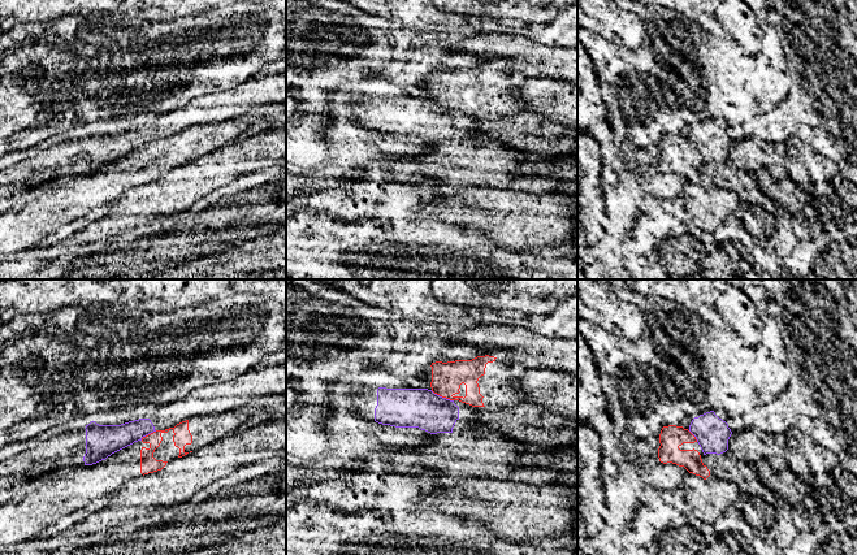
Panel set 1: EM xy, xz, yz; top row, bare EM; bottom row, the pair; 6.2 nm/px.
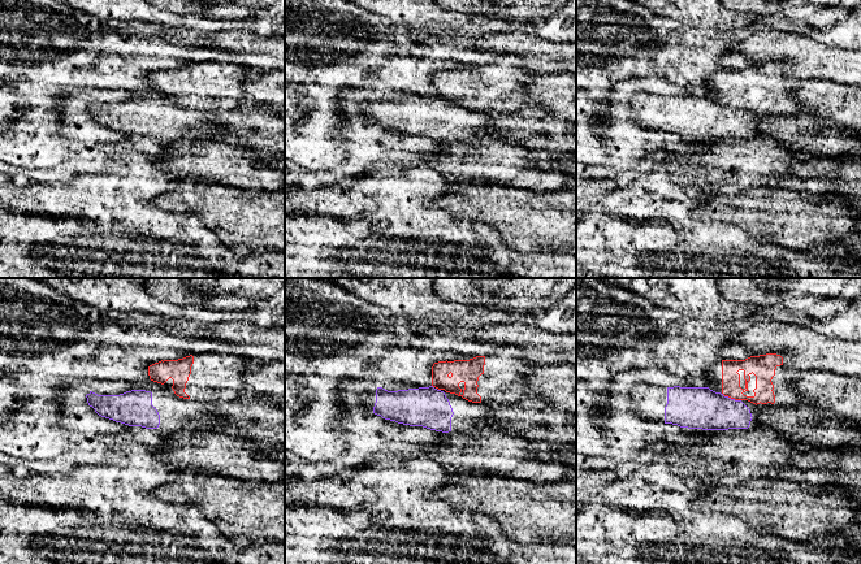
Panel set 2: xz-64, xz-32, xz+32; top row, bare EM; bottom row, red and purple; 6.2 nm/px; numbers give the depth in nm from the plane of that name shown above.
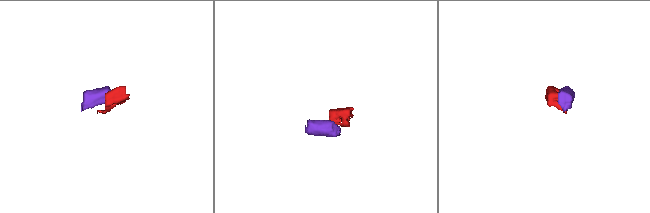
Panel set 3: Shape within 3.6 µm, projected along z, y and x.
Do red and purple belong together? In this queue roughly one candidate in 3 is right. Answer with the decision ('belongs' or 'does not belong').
does not belong

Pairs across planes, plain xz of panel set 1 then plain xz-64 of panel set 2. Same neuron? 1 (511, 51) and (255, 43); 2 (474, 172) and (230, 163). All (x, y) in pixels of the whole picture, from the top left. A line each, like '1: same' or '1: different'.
1: same
2: same

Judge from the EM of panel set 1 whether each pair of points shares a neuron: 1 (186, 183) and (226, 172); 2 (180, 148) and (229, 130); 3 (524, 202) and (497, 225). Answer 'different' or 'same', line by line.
1: same
2: same
3: same

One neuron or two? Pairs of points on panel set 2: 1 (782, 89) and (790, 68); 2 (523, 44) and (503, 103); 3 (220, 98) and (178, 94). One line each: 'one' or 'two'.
1: two
2: two
3: one

